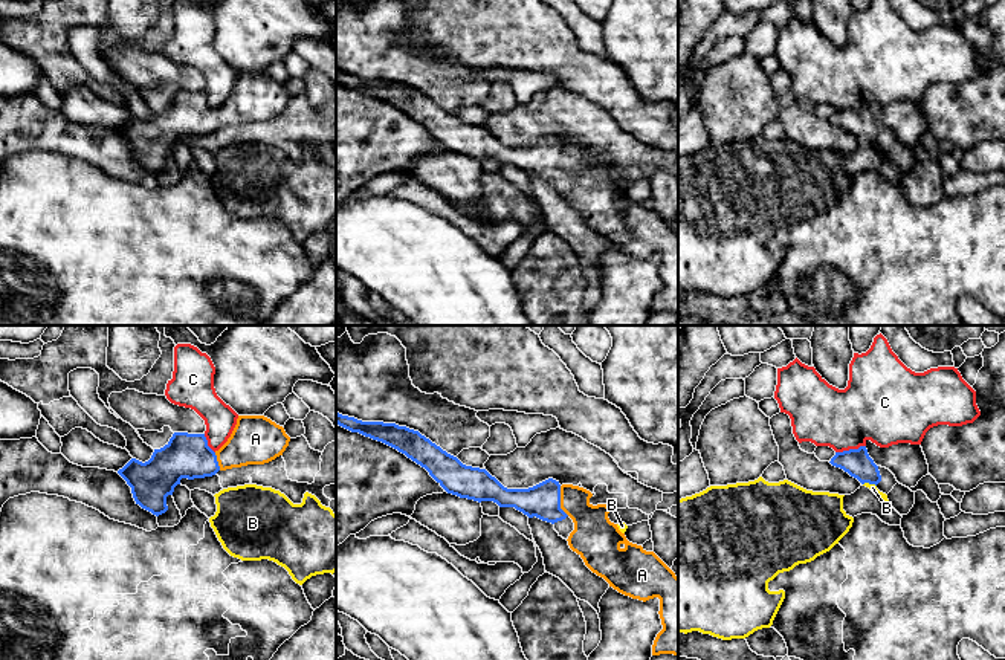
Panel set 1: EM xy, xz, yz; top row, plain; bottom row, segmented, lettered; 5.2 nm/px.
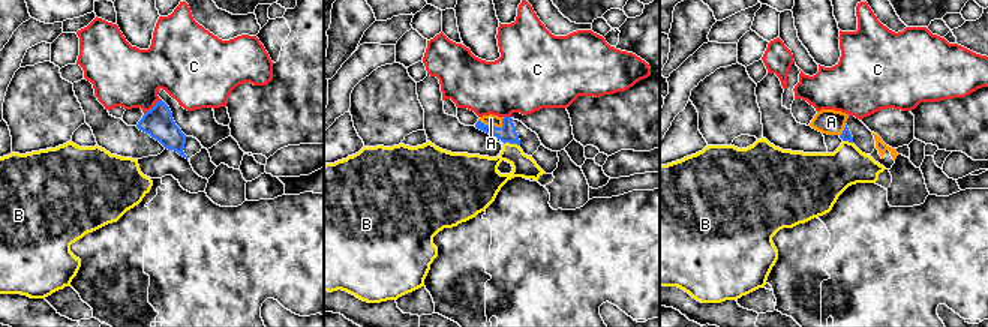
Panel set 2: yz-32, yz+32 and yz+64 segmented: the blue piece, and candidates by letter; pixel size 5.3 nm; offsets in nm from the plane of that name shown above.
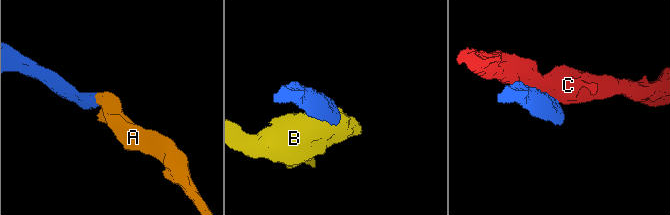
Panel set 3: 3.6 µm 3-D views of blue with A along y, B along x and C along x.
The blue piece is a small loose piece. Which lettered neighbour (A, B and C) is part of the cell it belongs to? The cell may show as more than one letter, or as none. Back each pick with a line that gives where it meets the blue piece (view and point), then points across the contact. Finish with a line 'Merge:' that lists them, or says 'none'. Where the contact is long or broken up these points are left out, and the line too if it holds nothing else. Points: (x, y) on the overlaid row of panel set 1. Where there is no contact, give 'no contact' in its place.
A: contact xz (559, 501); way xz (542, 500), (559, 501), (593, 535)
Merge: A

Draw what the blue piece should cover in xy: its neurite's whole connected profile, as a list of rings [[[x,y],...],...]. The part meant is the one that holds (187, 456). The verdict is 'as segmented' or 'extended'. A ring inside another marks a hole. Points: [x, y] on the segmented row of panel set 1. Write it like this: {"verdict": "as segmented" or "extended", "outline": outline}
{"verdict": "extended", "outline": [[[238,416],[228,442],[212,451],[205,434],[174,432],[145,463],[131,458],[118,474],[131,487],[136,504],[159,516],[168,510],[166,497],[182,478],[212,477],[218,471],[264,464],[283,455],[290,437],[264,416]]]}

